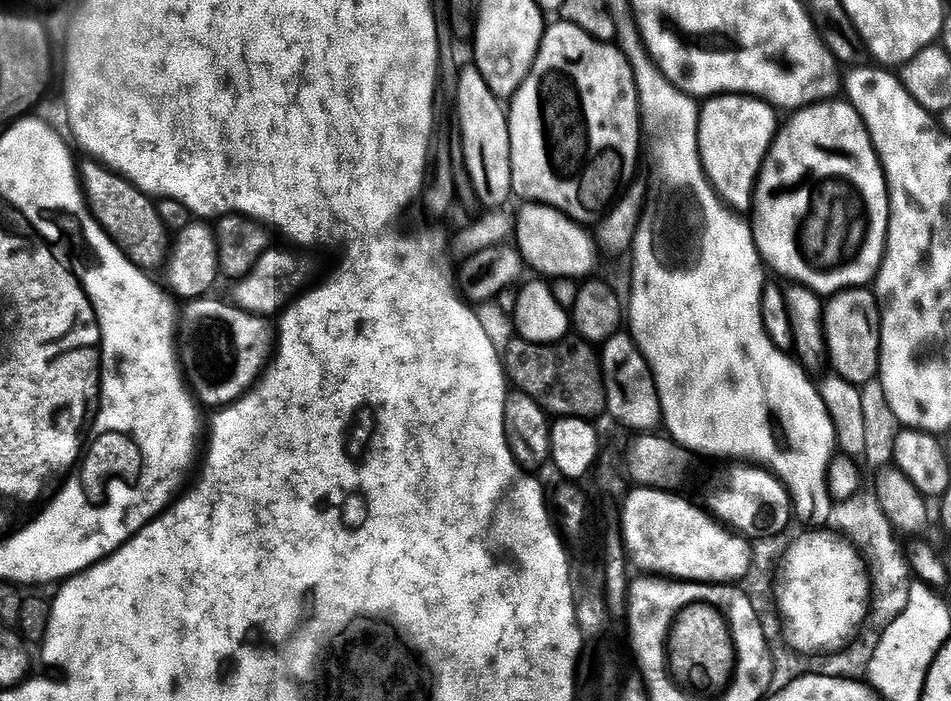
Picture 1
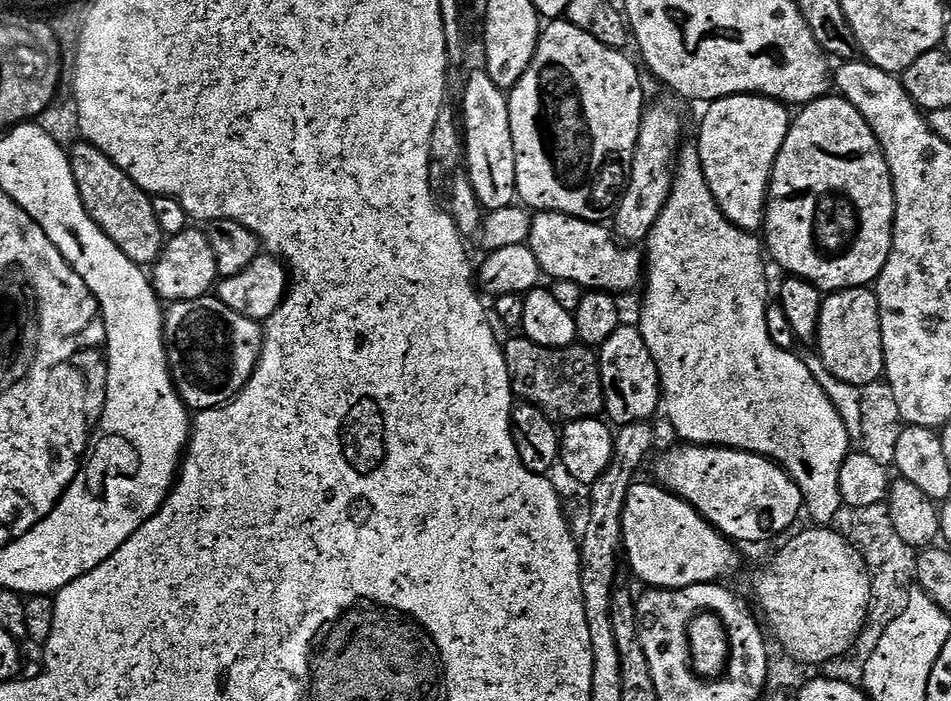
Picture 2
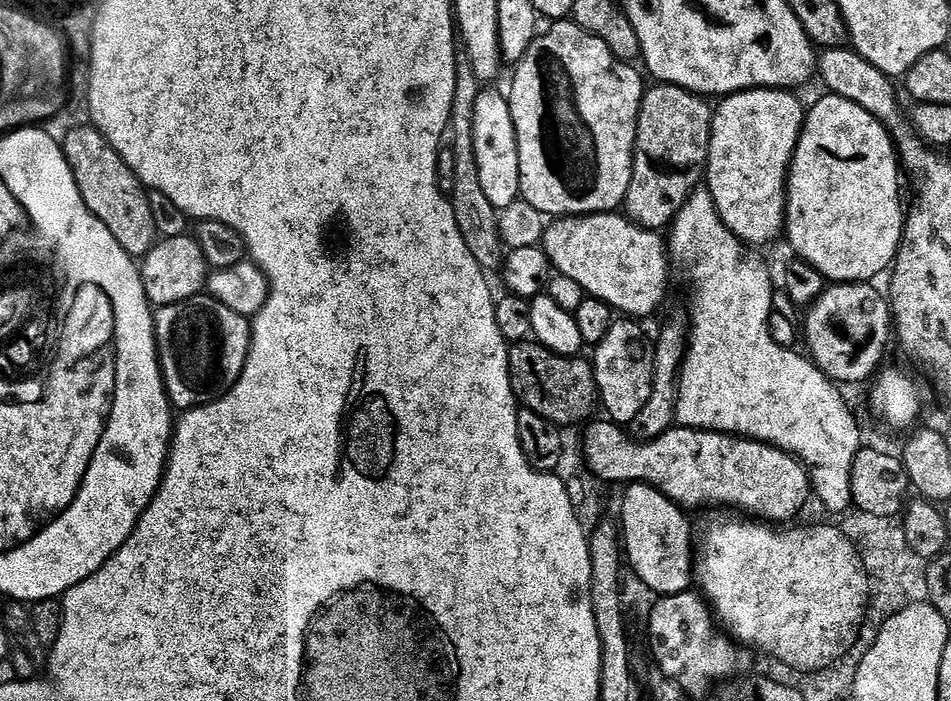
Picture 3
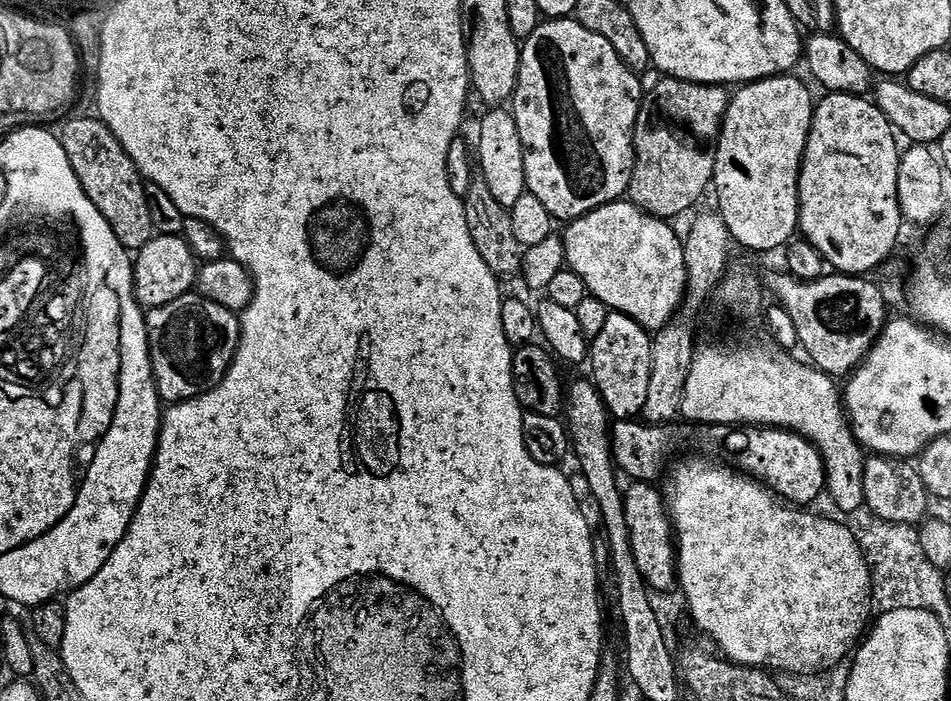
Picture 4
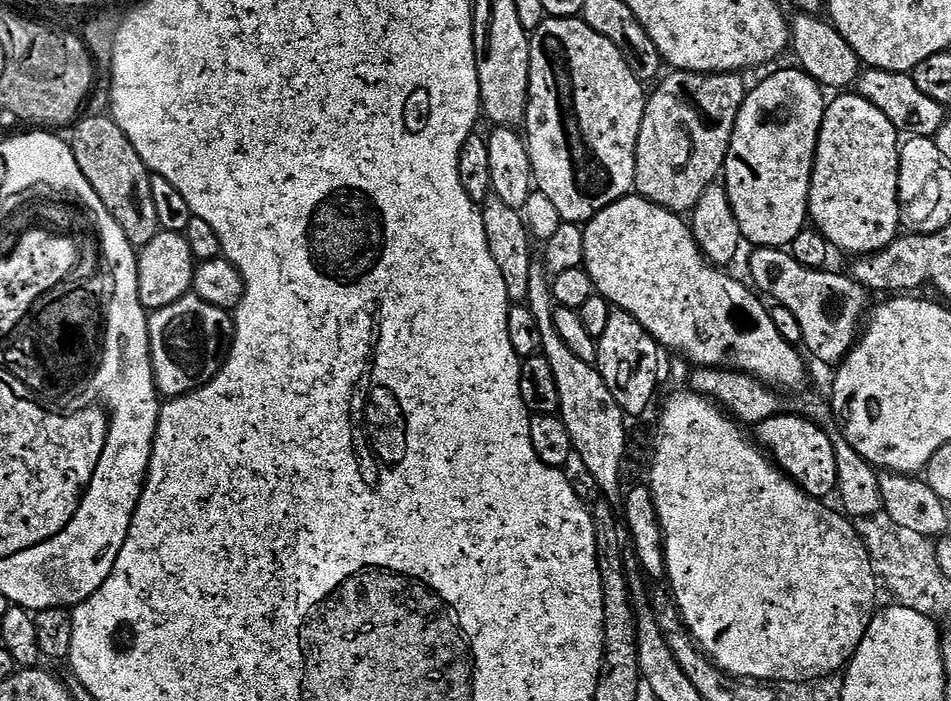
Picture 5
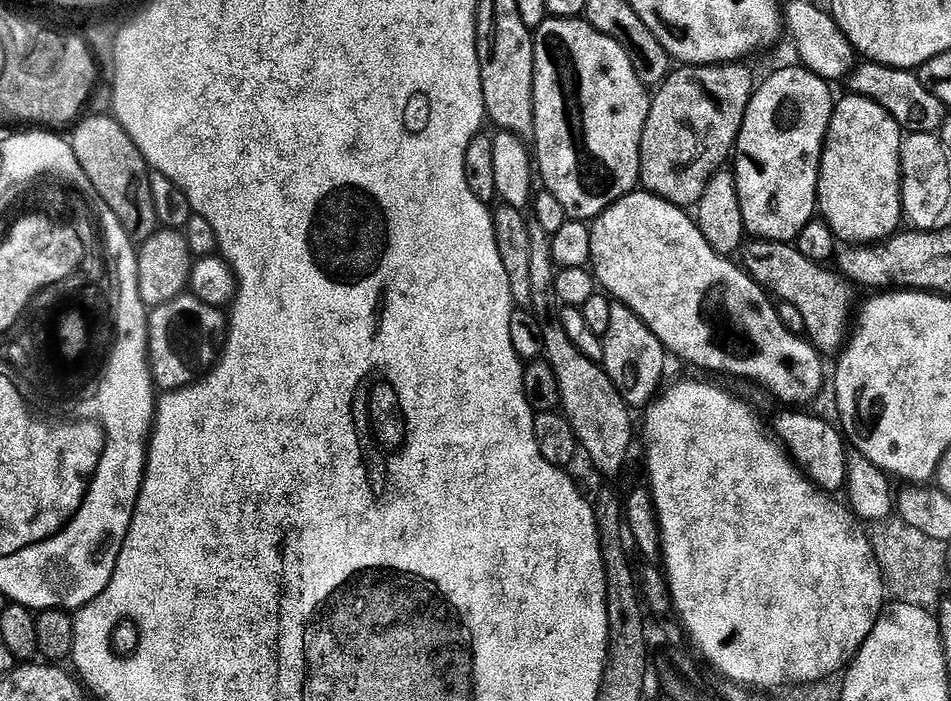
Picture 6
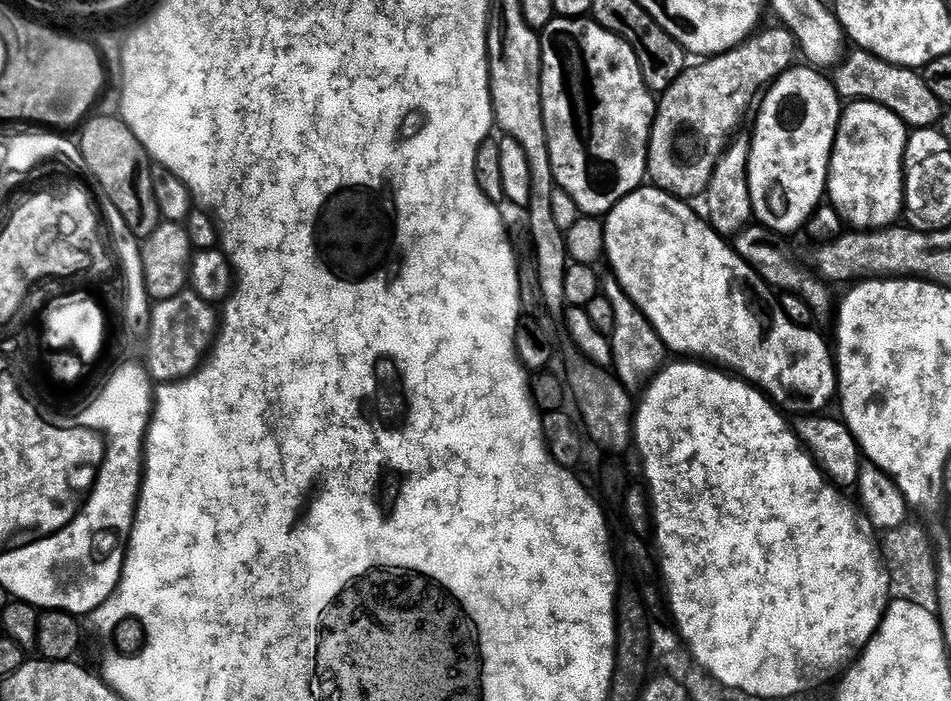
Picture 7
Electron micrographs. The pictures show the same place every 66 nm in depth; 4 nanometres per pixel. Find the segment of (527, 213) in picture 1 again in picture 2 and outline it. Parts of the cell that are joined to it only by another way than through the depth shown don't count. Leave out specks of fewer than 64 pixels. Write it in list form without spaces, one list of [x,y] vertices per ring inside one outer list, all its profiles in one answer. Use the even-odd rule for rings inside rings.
[[[536,212],[532,216],[532,229],[528,235],[527,245],[531,248],[534,258],[538,258],[541,273],[545,277],[552,276],[553,281],[569,280],[580,284],[584,290],[603,290],[613,294],[628,292],[636,287],[639,289],[642,284],[642,260],[640,264],[637,249],[632,246],[621,246],[617,237],[609,229],[608,232],[600,222],[580,220],[577,216],[567,216],[561,212]]]

